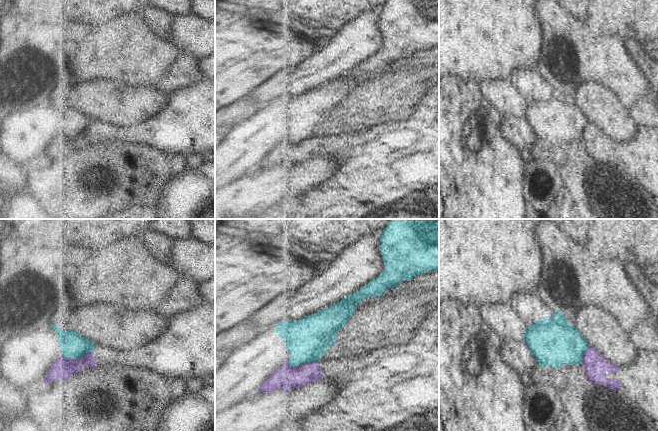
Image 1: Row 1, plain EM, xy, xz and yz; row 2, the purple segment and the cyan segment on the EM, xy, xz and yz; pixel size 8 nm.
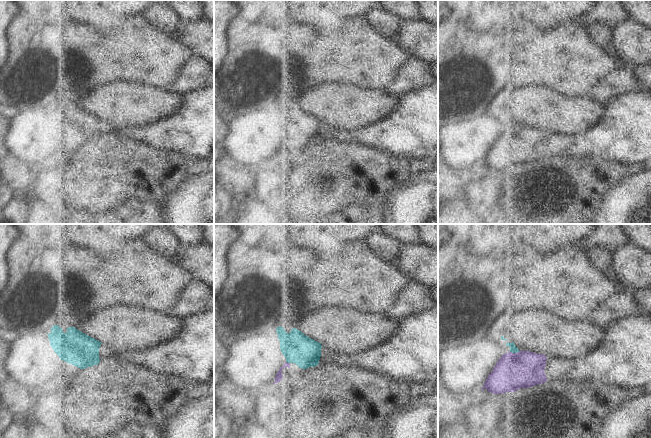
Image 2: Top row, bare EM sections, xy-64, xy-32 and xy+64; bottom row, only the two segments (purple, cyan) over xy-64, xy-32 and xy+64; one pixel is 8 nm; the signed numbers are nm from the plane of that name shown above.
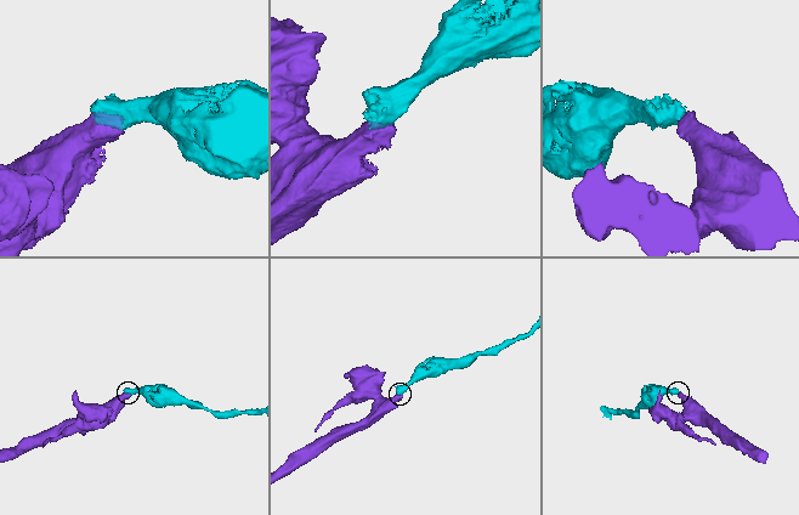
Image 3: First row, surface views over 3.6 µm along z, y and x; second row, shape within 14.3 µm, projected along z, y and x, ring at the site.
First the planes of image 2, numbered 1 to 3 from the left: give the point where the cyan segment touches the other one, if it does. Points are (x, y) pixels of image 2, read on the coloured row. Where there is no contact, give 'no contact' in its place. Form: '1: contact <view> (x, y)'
1: no contact
2: contact xy-32 (286, 362)
3: contact xy+64 (514, 353)

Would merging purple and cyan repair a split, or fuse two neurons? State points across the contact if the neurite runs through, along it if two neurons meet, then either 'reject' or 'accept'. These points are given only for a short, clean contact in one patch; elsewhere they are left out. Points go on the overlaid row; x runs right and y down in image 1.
border along xz (287, 359), (291, 365), (302, 365), (318, 360); reject

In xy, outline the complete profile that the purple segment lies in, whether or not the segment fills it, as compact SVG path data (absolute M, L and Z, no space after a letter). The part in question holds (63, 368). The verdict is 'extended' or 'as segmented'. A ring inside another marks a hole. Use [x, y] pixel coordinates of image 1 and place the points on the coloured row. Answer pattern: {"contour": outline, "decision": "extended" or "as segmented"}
{"contour": "M215 304L185 312L172 318L168 330L151 344L131 352L117 352L96 347L81 359L65 358L63 355L53 362L48 370L45 384L69 380L70 376L83 371L83 366L121 365L123 367L153 370L160 375L173 376L186 381L215 375Z", "decision": "extended"}

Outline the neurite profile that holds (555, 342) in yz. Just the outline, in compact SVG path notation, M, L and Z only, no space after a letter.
M555 311L555 317L546 316L530 325L523 335L524 341L529 345L539 365L560 369L568 364L581 364L588 343L581 332L566 318L564 313Z

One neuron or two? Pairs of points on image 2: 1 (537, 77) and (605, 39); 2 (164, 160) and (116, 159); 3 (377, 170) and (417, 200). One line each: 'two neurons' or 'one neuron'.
1: two neurons
2: one neuron
3: two neurons

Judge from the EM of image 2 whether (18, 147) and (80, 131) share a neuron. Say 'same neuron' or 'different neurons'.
same neuron

